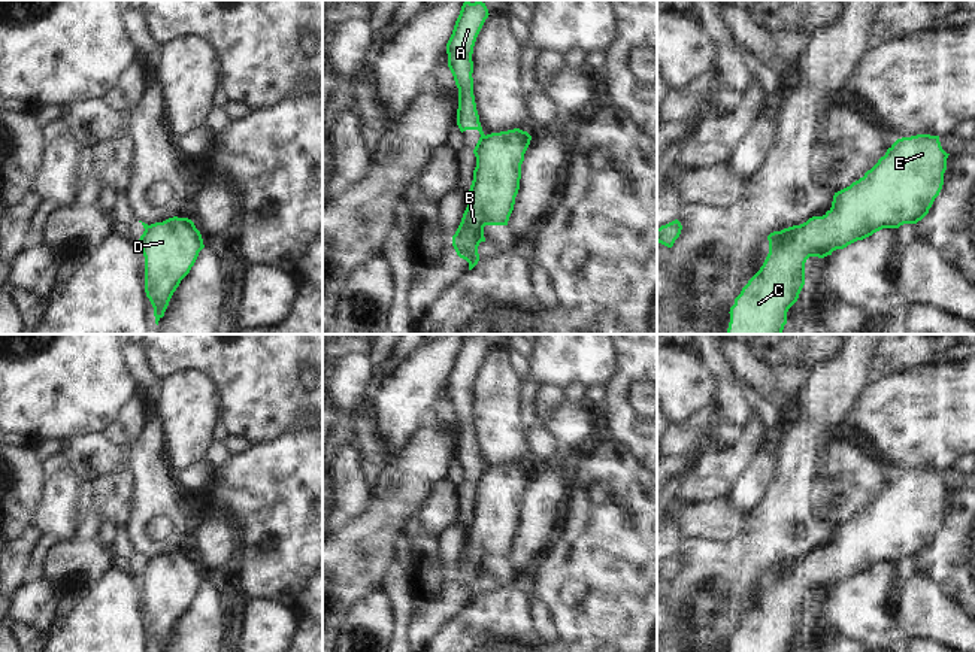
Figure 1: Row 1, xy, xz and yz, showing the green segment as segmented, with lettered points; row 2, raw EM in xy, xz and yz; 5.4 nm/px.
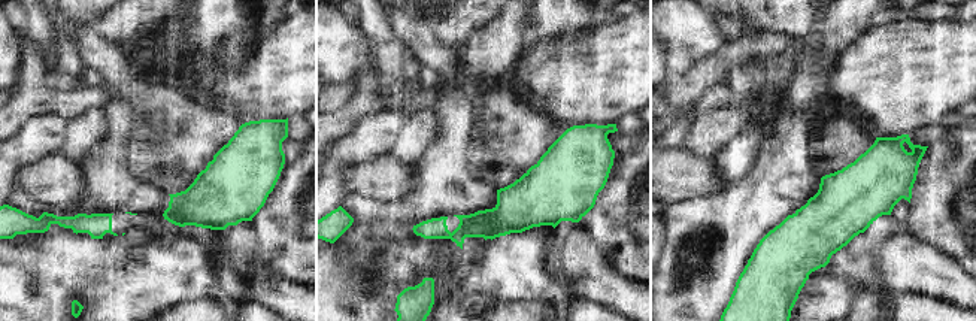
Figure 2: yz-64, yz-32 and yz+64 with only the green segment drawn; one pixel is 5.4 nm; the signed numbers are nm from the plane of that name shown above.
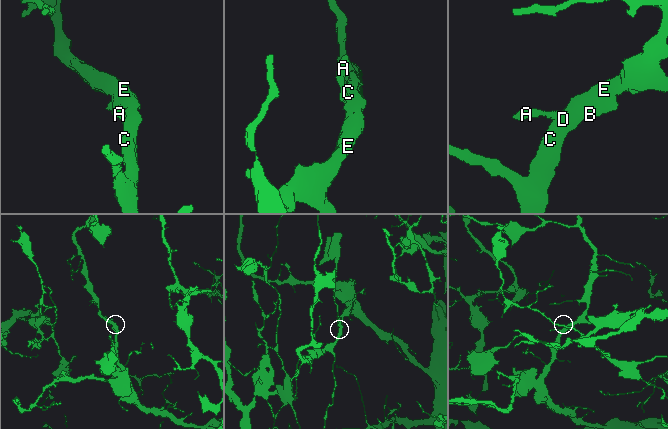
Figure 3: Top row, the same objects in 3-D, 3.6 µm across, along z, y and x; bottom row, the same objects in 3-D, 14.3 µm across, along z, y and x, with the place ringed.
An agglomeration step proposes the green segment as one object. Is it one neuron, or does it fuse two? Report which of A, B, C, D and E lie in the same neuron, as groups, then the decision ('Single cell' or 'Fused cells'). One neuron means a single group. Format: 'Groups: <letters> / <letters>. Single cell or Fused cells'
Groups: A / B C D E. Fused cells.

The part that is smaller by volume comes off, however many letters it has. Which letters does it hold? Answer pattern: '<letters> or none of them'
A

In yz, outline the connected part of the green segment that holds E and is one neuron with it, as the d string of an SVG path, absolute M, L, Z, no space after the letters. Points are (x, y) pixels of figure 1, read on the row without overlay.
M939 470L897 473L863 512L835 527L832 542L823 551L809 552L785 573L769 579L763 600L735 633L730 652L787 652L805 619L805 597L809 591L824 592L882 562L921 555L942 524L948 489Z

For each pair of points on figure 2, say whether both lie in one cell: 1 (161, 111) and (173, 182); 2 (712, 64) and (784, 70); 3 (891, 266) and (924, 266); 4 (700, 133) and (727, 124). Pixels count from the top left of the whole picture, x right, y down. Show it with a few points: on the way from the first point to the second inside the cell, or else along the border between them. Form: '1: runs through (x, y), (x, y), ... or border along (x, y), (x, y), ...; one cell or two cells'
1: runs through (173, 129), (173, 164); one cell
2: border along (779, 53), (775, 55), (751, 57), (743, 63); two cells
3: runs through (899, 266), (917, 266); one cell
4: runs through (706, 133), (721, 126); one cell

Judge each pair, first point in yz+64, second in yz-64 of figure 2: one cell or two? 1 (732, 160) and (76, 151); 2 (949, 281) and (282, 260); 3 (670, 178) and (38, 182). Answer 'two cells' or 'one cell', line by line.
1: one cell
2: two cells
3: one cell

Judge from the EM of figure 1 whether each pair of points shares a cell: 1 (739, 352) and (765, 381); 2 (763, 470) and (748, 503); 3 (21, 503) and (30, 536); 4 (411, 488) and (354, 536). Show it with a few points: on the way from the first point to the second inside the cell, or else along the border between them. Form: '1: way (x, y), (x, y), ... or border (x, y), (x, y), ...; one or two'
1: way (744, 360), (757, 373); one
2: way (757, 478), (748, 496); one
3: border (30, 525), (26, 525), (15, 537); two
4: way (397, 502), (368, 531); one

